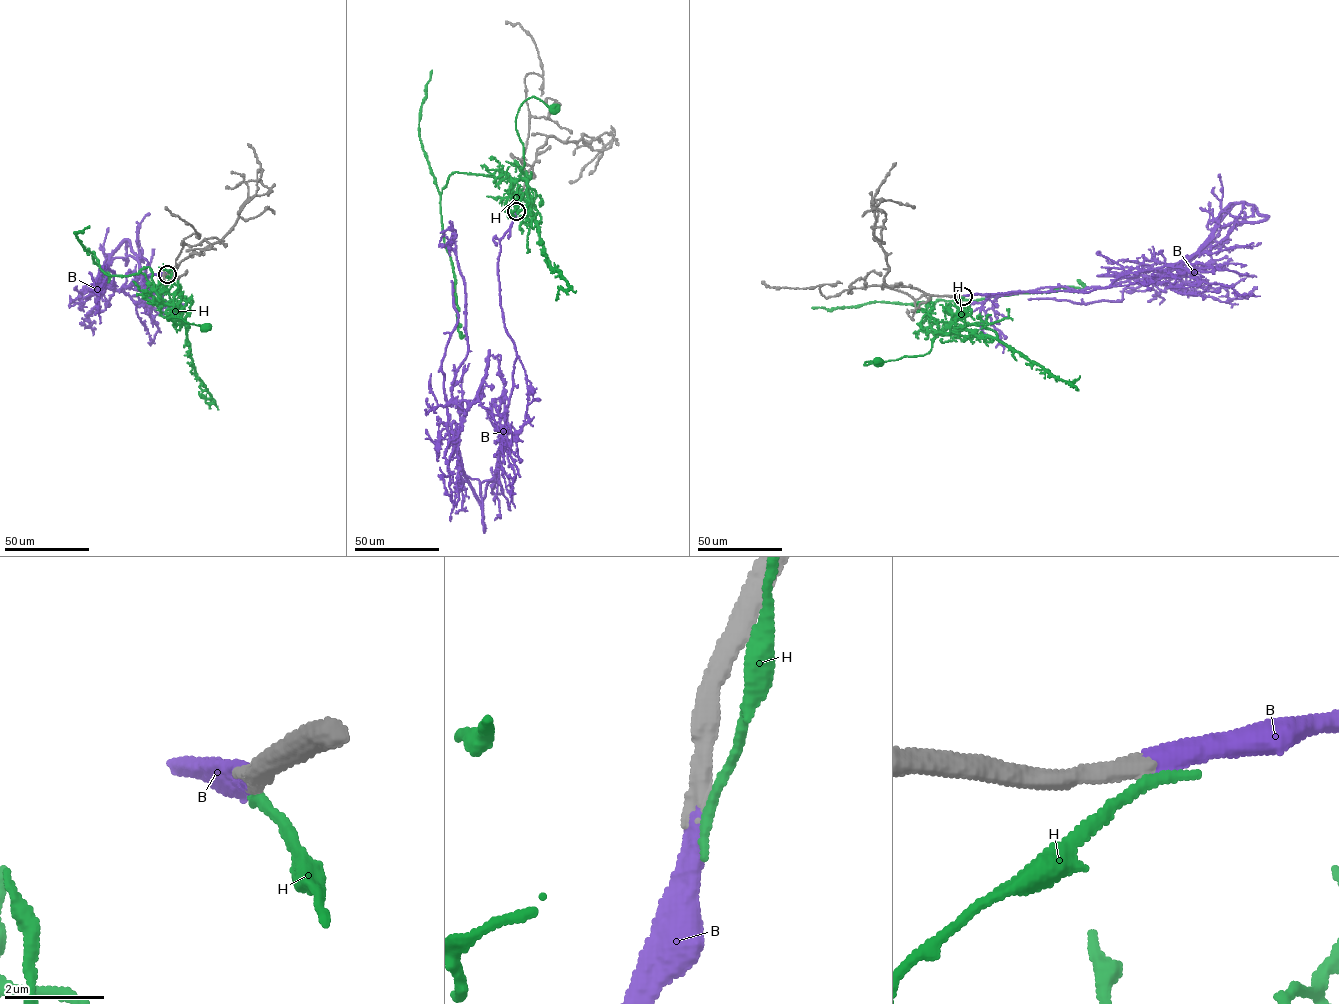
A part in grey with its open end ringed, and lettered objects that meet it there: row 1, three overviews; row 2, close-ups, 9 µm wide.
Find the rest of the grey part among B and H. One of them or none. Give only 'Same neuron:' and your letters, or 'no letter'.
Same neuron: B

